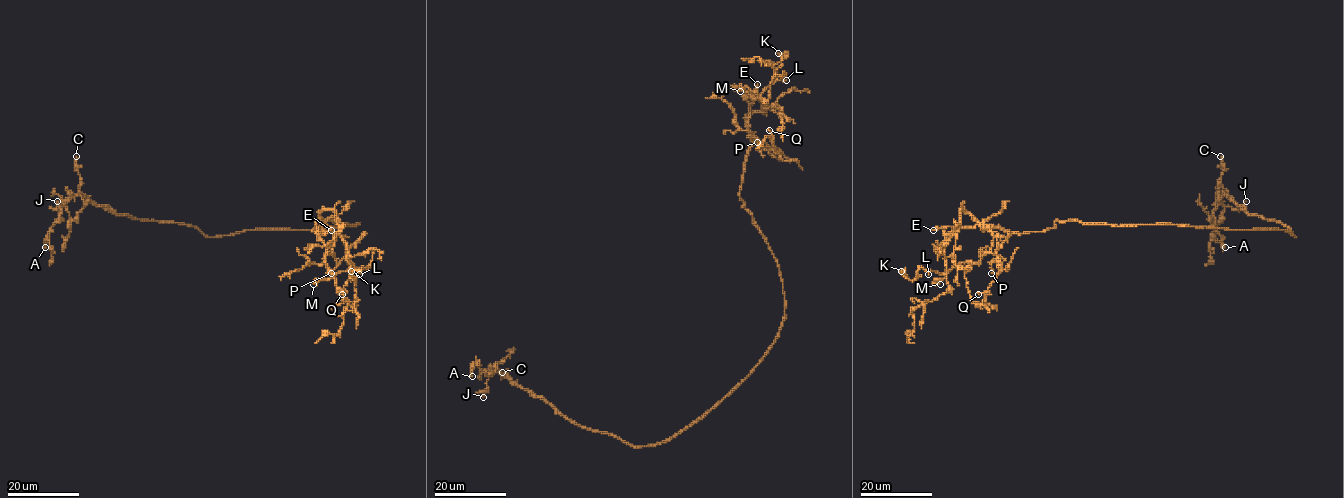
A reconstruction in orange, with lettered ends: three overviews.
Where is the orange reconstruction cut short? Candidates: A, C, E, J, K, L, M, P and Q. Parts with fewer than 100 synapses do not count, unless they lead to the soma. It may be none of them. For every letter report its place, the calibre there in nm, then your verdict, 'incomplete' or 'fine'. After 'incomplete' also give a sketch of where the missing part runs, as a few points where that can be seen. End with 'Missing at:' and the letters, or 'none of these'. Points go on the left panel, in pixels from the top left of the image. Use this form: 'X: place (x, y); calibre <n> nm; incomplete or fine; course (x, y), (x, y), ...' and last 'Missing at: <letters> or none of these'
A: place (45, 247); calibre 200 nm; fine
C: place (76, 156); calibre 180 nm; fine
E: place (331, 230); calibre 280 nm; incomplete; course (331, 230), (351, 221), (382, 219), (375, 264), (380, 300), (373, 306), (337, 297), (289, 255), (260, 245)
J: place (57, 201); calibre 170 nm; fine
K: place (351, 271); calibre 130 nm; fine
L: place (359, 274); calibre 120 nm; fine
M: place (313, 284); calibre 480 nm; fine
P: place (331, 273); calibre 200 nm; fine
Q: place (342, 294); calibre 150 nm; fine
Missing at: E

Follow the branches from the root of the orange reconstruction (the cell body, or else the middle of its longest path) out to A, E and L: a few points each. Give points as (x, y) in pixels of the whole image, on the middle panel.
A: (775, 338), (712, 408), (661, 443), (641, 446), (570, 422), (497, 371), (488, 376), (474, 366), (472, 376)
E: (775, 338), (784, 317), (783, 280), (766, 238), (739, 195), (744, 159), (753, 143), (749, 108), (757, 84)
L: (775, 338), (784, 317), (783, 280), (739, 189), (753, 143), (745, 97), (758, 97), (776, 80), (786, 80)

